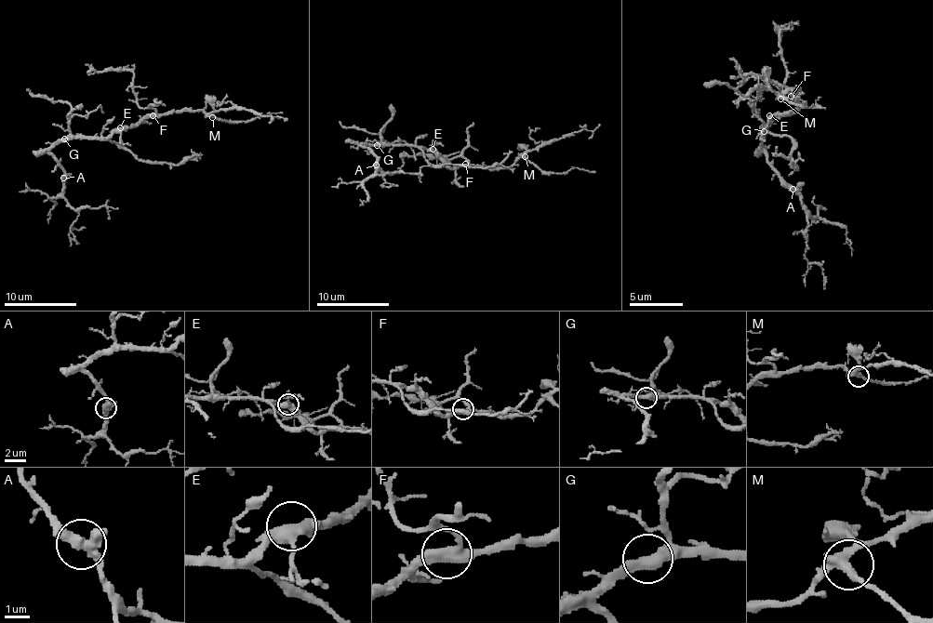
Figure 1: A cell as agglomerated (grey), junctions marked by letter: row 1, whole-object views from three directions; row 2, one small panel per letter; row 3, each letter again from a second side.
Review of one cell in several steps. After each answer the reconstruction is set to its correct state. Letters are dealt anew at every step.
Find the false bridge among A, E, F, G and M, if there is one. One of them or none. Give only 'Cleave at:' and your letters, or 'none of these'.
Cleave at: none of these

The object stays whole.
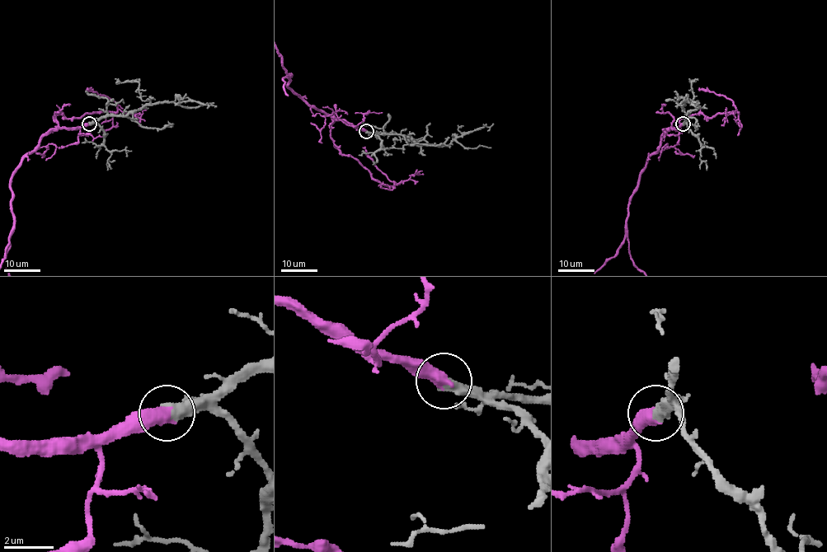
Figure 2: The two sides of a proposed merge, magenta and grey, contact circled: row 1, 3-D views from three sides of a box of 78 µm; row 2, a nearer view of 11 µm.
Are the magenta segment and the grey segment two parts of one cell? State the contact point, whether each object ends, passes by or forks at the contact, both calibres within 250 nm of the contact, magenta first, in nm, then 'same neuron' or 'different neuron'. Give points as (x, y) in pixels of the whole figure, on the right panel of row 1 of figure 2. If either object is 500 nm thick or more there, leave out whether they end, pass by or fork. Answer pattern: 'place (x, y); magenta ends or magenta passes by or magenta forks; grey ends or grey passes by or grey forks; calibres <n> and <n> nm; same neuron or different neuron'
place (683, 123); calibres 550 and 500 nm; same neuron

